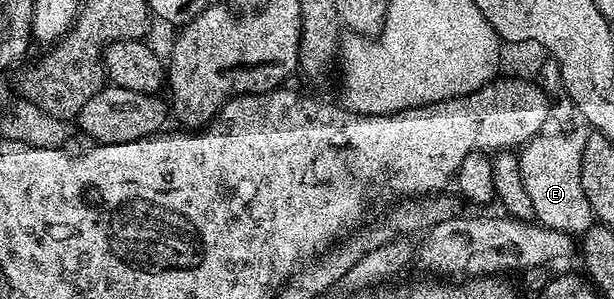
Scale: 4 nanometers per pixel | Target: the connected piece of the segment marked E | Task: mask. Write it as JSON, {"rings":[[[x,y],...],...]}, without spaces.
{"rings":[[[577,128],[561,130],[557,134],[542,132],[520,149],[520,171],[524,187],[531,197],[536,219],[551,229],[582,235],[594,224],[593,209],[582,184],[582,156],[588,135]]]}

